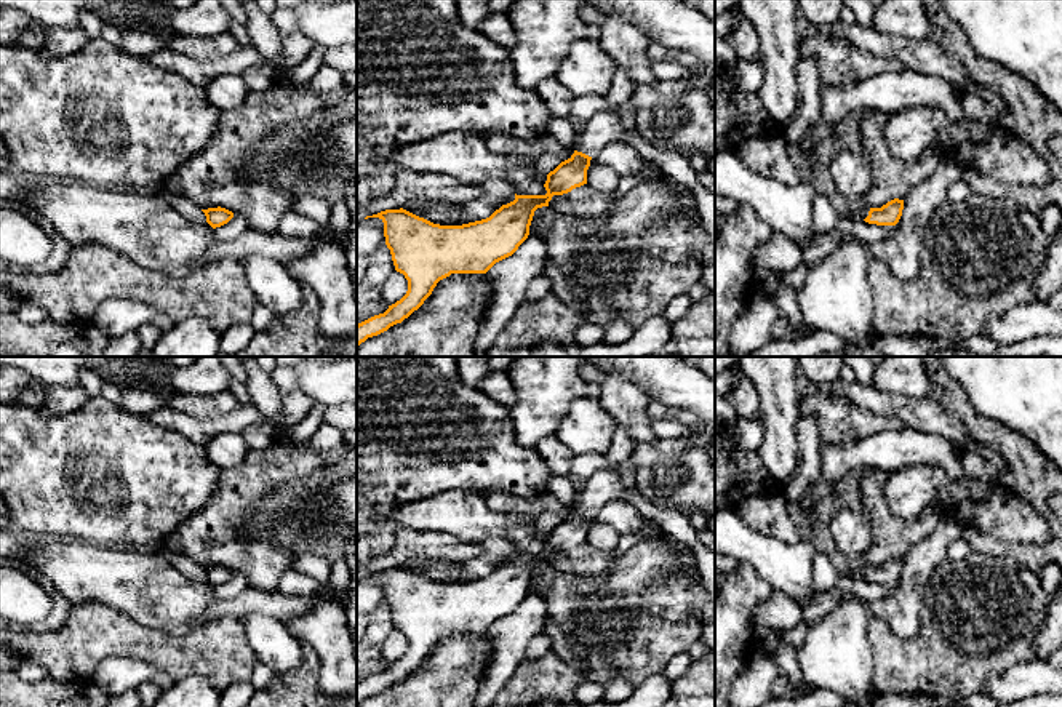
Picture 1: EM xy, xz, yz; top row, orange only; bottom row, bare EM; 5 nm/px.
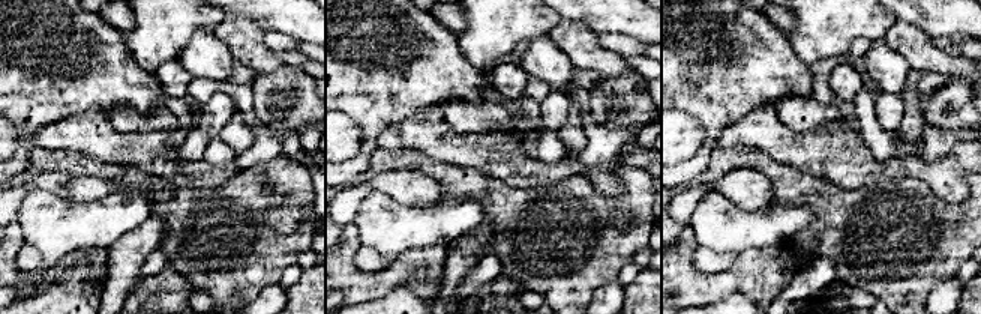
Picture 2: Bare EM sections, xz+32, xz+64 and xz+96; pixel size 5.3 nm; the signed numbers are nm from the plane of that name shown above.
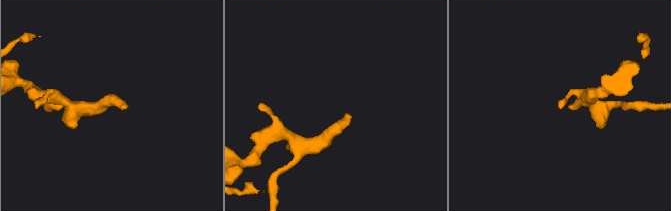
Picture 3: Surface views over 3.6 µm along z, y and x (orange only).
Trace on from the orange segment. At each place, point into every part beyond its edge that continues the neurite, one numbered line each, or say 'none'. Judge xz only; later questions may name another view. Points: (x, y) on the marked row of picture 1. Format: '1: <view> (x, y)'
1: xz (605, 127)

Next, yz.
1: yz (859, 210)

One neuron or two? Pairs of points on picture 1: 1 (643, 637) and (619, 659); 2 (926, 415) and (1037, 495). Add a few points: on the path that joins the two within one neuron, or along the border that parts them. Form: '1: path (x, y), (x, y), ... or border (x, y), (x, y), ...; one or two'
1: path (637, 643), (626, 653); one
2: border (946, 410), (966, 429), (971, 439); two

